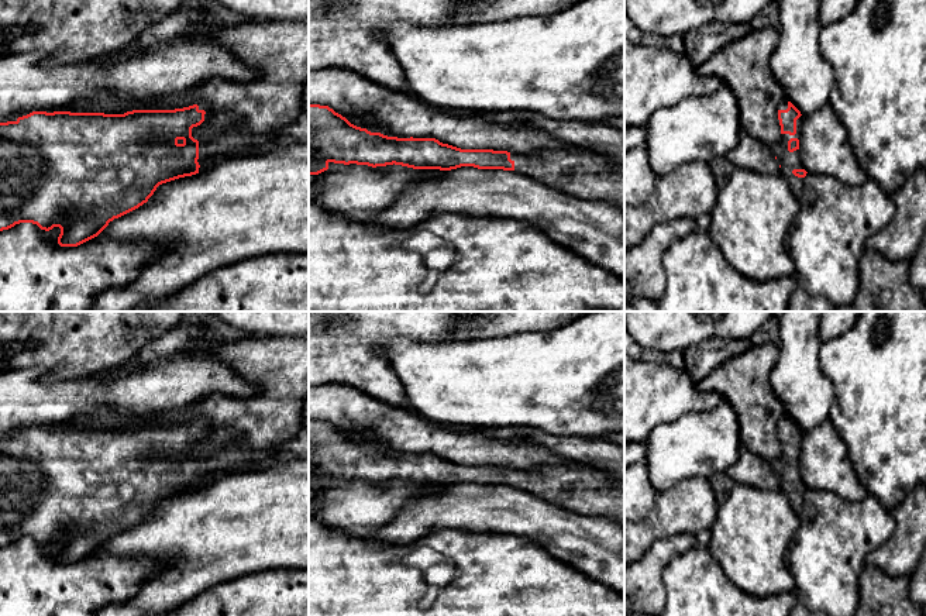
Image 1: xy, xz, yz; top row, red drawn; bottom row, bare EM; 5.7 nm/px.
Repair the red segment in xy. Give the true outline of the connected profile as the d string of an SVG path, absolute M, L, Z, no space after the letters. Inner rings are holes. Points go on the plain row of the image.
M193 420L175 426L132 426L124 430L32 427L27 431L18 433L16 437L0 438L0 547L8 546L20 538L32 538L45 547L59 543L61 550L58 553L58 560L61 562L78 562L97 553L114 534L118 534L147 519L159 500L204 488L204 478L213 472L227 474L235 469L242 469L247 462L264 461L273 458L275 455L273 447L266 450L226 447L224 450L216 451L211 455L197 457L192 452L192 444L200 441L206 436L207 430L209 424L204 420Z

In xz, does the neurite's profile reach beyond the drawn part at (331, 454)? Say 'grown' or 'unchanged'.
grown

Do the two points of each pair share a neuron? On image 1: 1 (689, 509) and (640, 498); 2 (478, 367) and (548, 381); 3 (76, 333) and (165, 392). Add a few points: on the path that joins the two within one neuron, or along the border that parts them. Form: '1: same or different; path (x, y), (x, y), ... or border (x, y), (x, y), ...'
1: different; border (657, 492), (651, 510), (639, 522)
2: same; path (495, 381), (532, 381)
3: different; border (154, 336), (131, 360)

